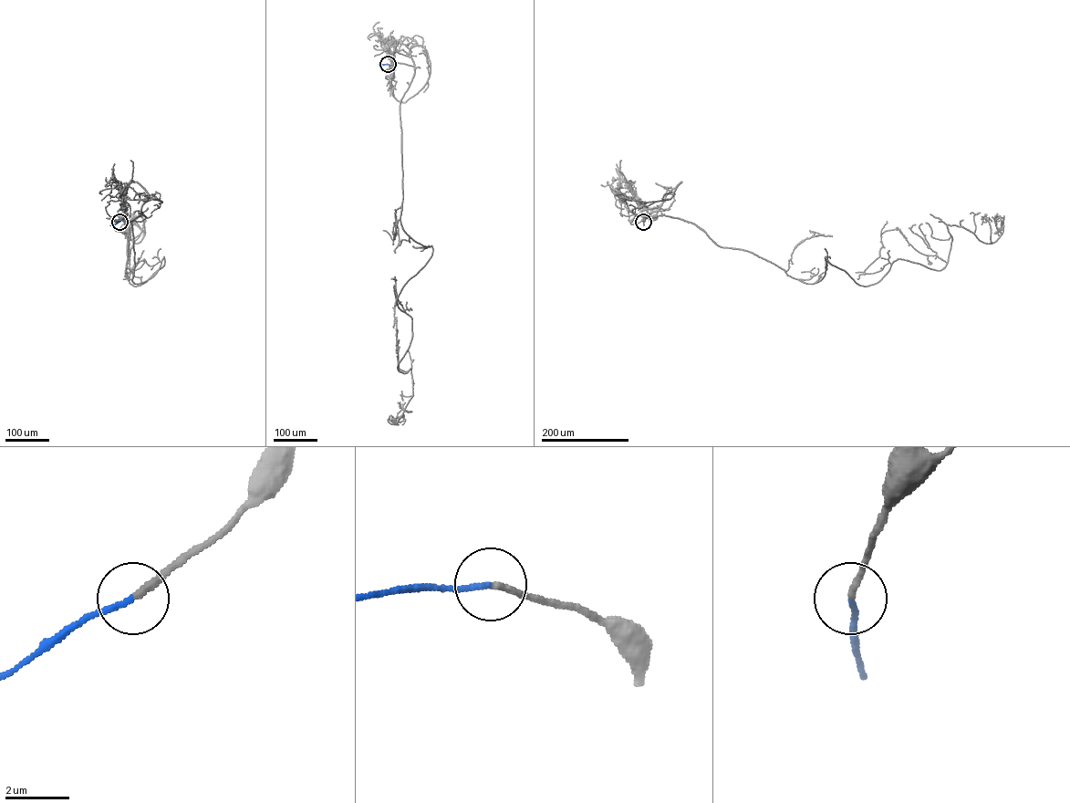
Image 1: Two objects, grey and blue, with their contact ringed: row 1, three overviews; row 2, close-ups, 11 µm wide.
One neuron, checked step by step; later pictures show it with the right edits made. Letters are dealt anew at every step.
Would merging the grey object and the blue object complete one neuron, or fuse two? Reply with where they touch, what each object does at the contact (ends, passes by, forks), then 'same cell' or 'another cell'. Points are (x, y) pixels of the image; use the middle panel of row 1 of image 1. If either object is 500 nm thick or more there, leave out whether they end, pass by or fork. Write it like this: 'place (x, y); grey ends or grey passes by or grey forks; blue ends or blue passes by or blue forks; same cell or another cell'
place (388, 64); grey ends; blue ends; same cell

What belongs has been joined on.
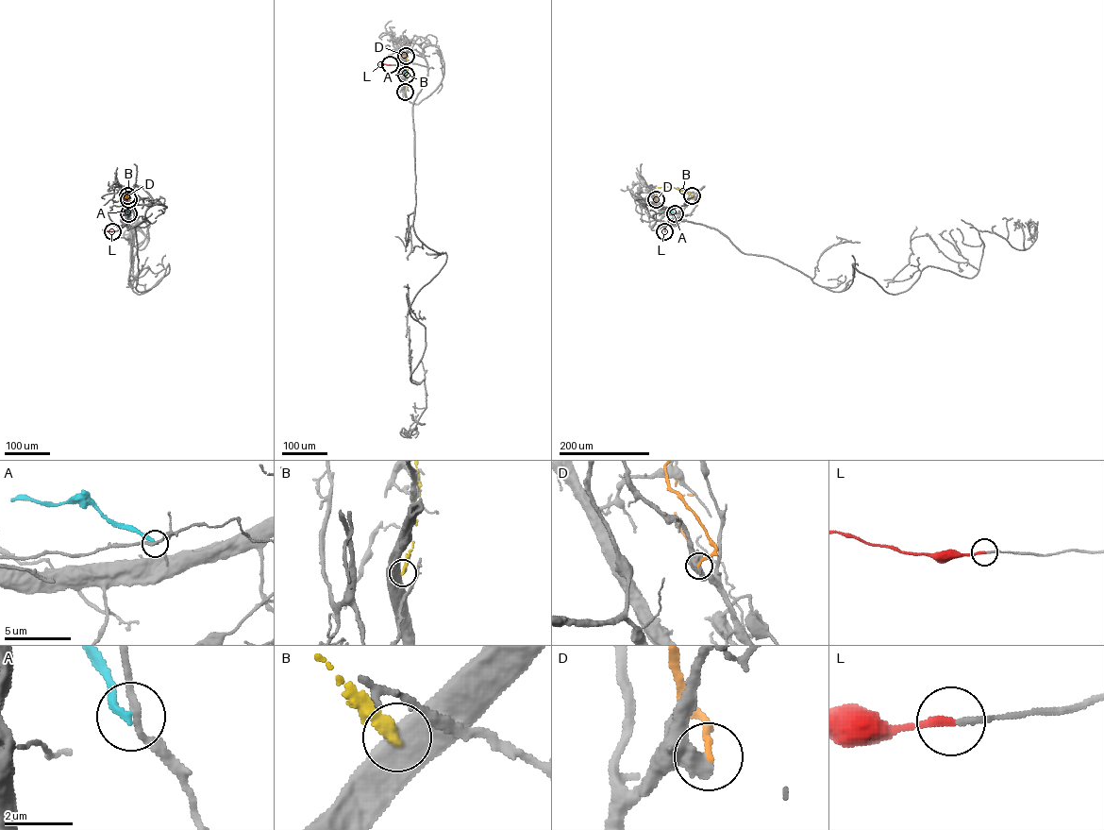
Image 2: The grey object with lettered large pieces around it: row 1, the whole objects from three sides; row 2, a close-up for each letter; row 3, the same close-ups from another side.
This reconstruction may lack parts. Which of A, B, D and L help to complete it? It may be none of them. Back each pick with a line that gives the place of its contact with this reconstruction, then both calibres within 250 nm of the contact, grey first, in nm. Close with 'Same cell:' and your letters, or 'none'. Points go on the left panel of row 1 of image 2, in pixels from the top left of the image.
L: (112, 231) | 180/220 nm
Same cell: L

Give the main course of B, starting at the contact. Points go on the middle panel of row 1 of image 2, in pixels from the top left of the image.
B: (405, 92), (407, 58)

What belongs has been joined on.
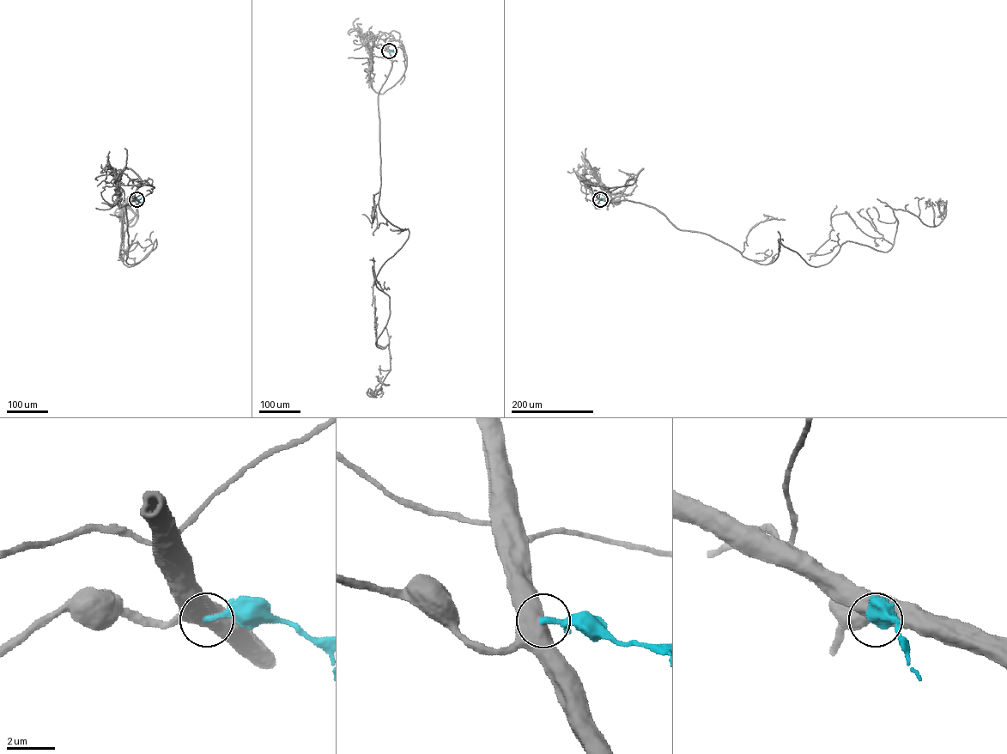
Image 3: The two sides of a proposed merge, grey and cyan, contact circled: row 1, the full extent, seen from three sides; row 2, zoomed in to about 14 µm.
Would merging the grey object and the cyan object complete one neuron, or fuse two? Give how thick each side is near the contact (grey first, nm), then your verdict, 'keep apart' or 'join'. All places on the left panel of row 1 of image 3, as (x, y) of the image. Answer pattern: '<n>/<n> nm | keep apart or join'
750/240 nm | keep apart

